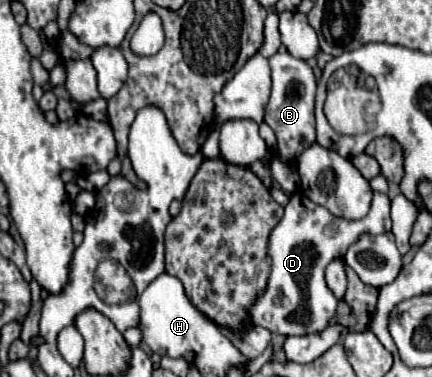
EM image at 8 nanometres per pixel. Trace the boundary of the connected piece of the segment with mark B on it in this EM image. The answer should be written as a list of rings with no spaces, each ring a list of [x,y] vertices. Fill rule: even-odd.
[[[276,52],[268,58],[272,70],[272,94],[266,106],[264,122],[276,132],[280,158],[288,164],[294,164],[300,152],[316,142],[314,130],[314,94],[316,94],[316,78],[312,68],[288,52]]]

